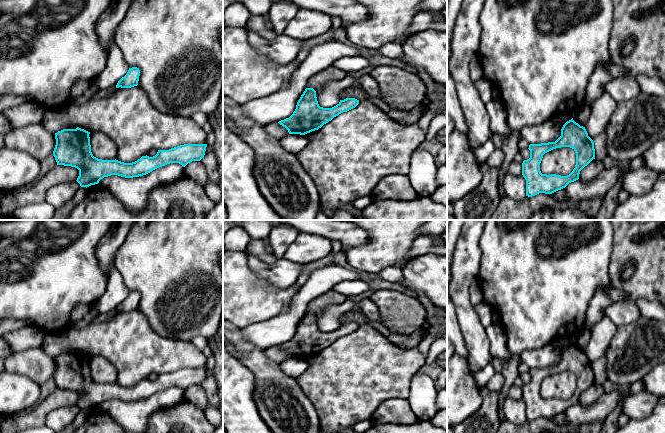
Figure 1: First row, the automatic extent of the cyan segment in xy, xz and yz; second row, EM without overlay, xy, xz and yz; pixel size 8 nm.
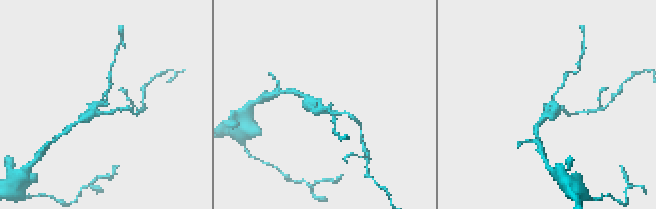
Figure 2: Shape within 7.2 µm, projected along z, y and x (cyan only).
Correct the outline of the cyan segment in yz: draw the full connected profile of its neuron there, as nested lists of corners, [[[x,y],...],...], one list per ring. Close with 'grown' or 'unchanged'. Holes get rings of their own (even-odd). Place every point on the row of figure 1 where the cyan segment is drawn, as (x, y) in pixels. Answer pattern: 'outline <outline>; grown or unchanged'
outline [[[573,118],[567,121],[561,136],[555,142],[530,144],[530,158],[522,163],[522,175],[526,180],[526,196],[539,193],[552,194],[565,188],[569,183],[579,179],[580,171],[595,159],[594,142],[588,136],[585,127],[576,123]],[[570,147],[576,153],[576,165],[567,176],[542,174],[540,163],[543,155],[553,149]]]; unchanged

